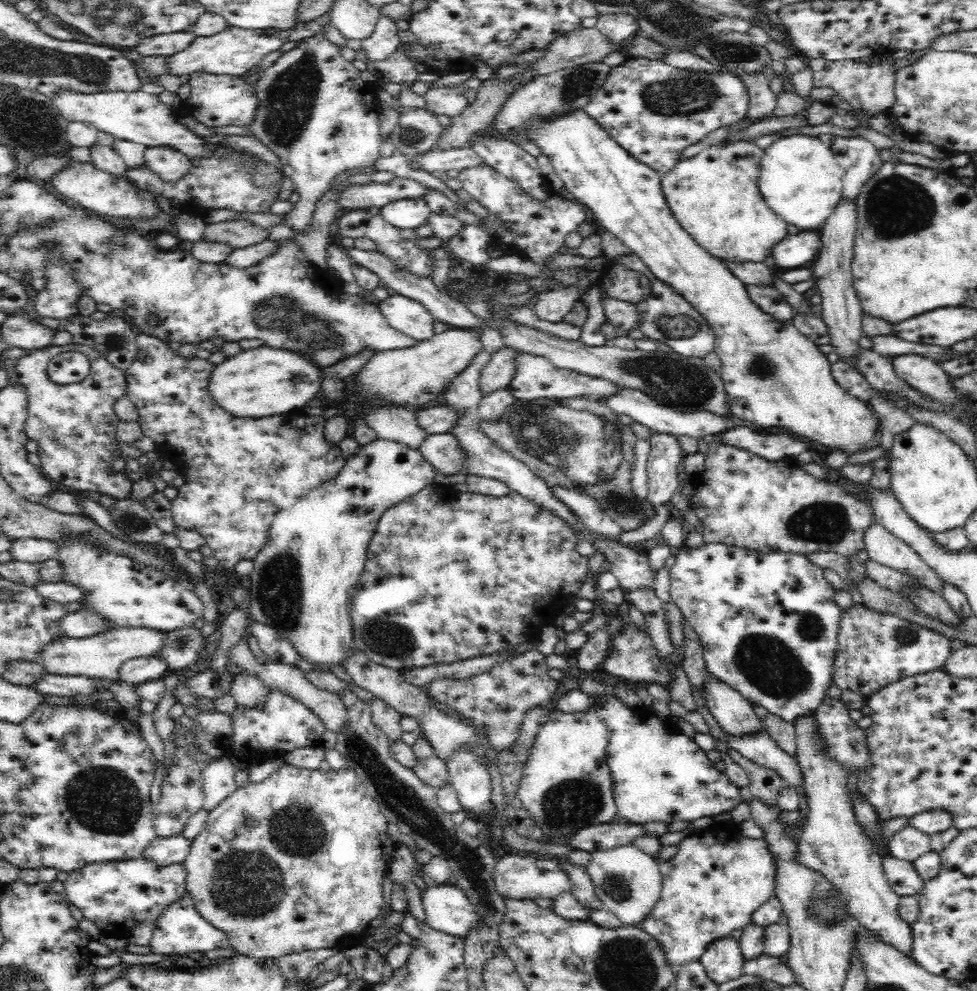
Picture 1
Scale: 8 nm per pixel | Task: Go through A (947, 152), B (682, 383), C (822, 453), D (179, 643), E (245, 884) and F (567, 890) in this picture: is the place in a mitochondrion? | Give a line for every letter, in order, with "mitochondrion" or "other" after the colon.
A: other
B: mitochondrion
C: other
D: mitochondrion
E: mitochondrion
F: other

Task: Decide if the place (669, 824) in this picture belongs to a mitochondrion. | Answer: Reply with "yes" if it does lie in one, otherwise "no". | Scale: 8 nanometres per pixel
no

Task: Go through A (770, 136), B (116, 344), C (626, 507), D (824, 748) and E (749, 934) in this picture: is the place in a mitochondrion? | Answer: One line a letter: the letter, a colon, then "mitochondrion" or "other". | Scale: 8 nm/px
A: other
B: mitochondrion
C: mitochondrion
D: other
E: other

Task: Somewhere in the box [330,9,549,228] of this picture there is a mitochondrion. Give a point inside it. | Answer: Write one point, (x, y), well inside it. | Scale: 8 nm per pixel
(410, 136)

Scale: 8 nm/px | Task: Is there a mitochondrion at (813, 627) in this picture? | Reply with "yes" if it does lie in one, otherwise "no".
yes

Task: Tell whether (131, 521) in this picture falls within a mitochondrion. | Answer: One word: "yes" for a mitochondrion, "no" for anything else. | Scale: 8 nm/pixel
yes

